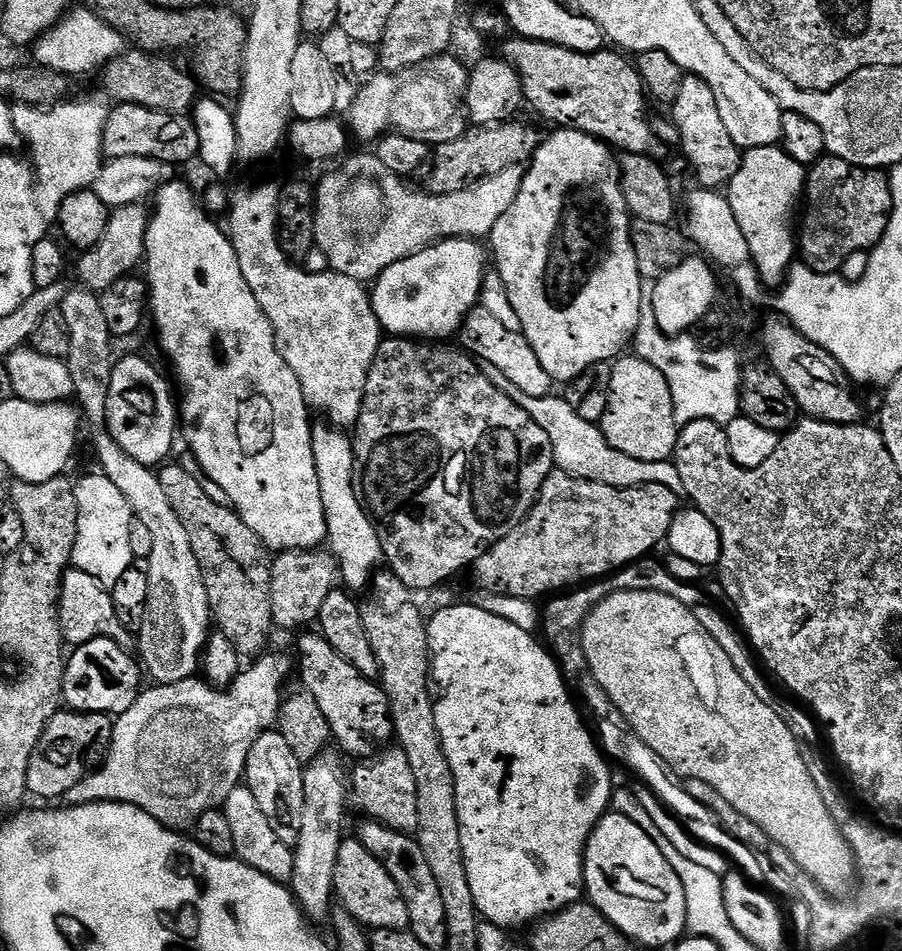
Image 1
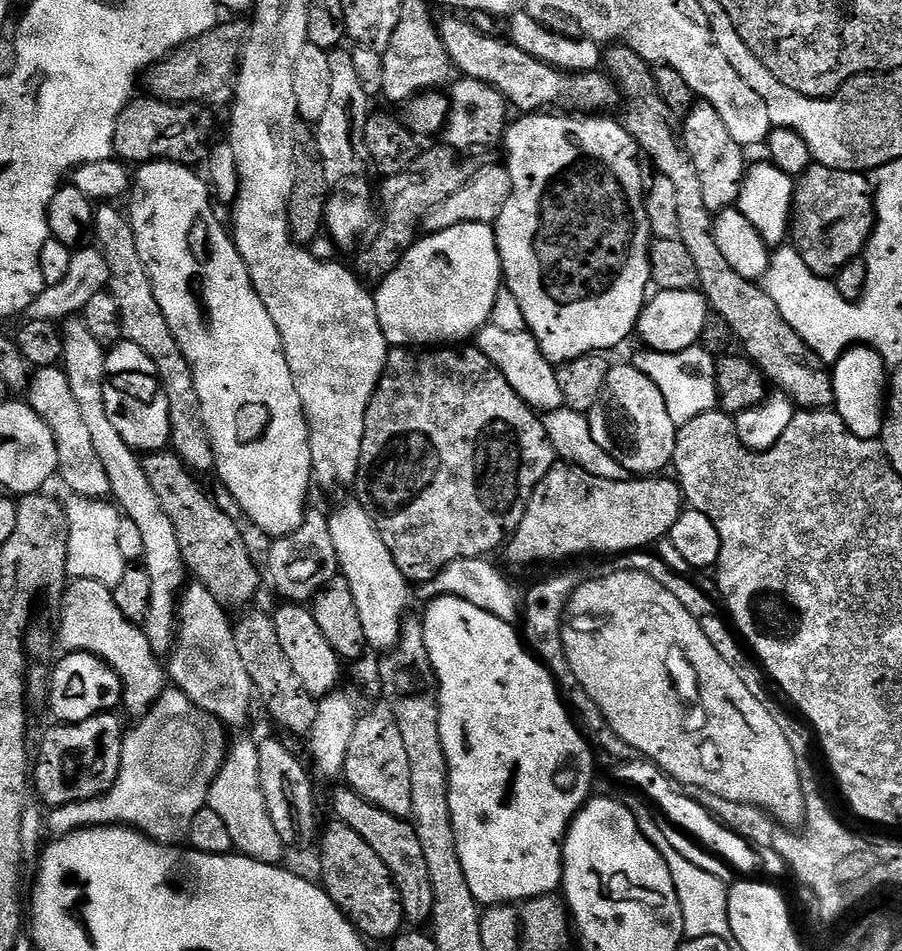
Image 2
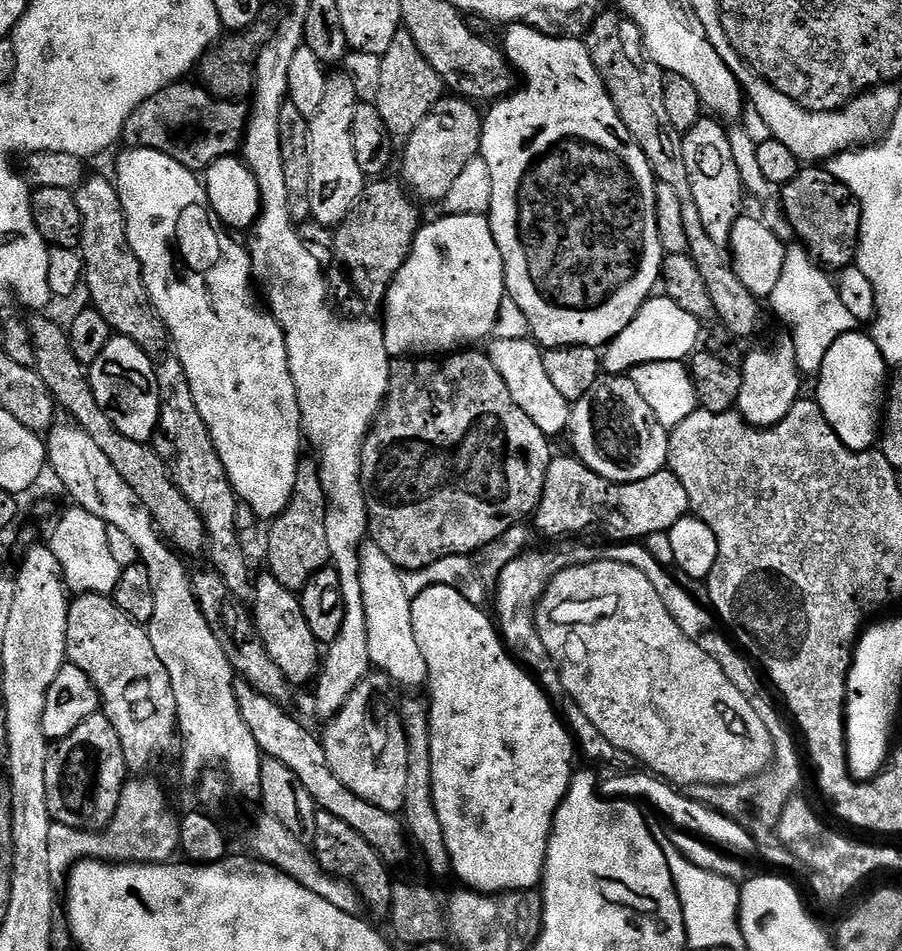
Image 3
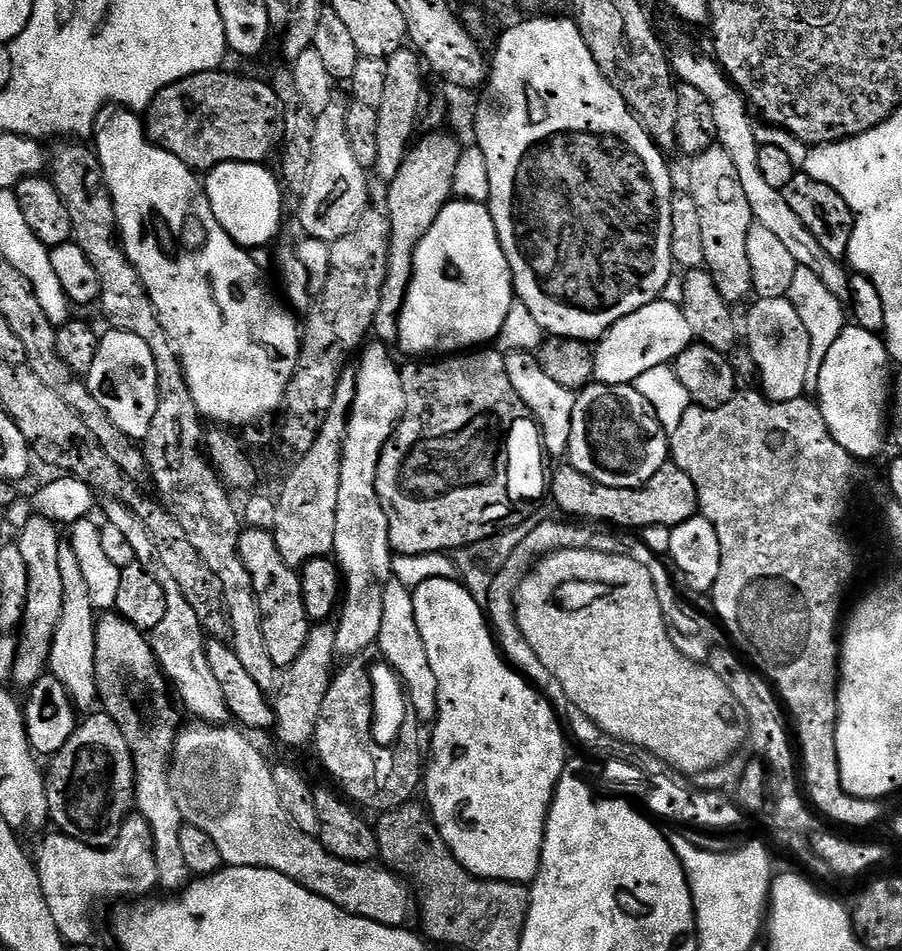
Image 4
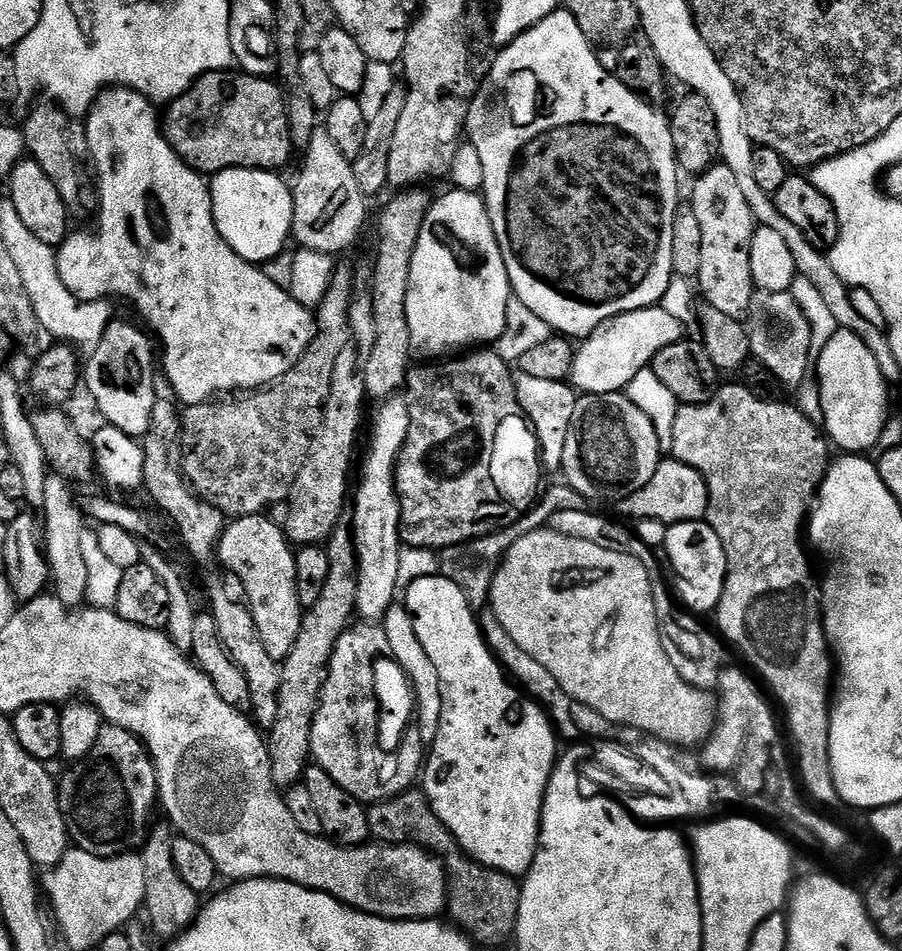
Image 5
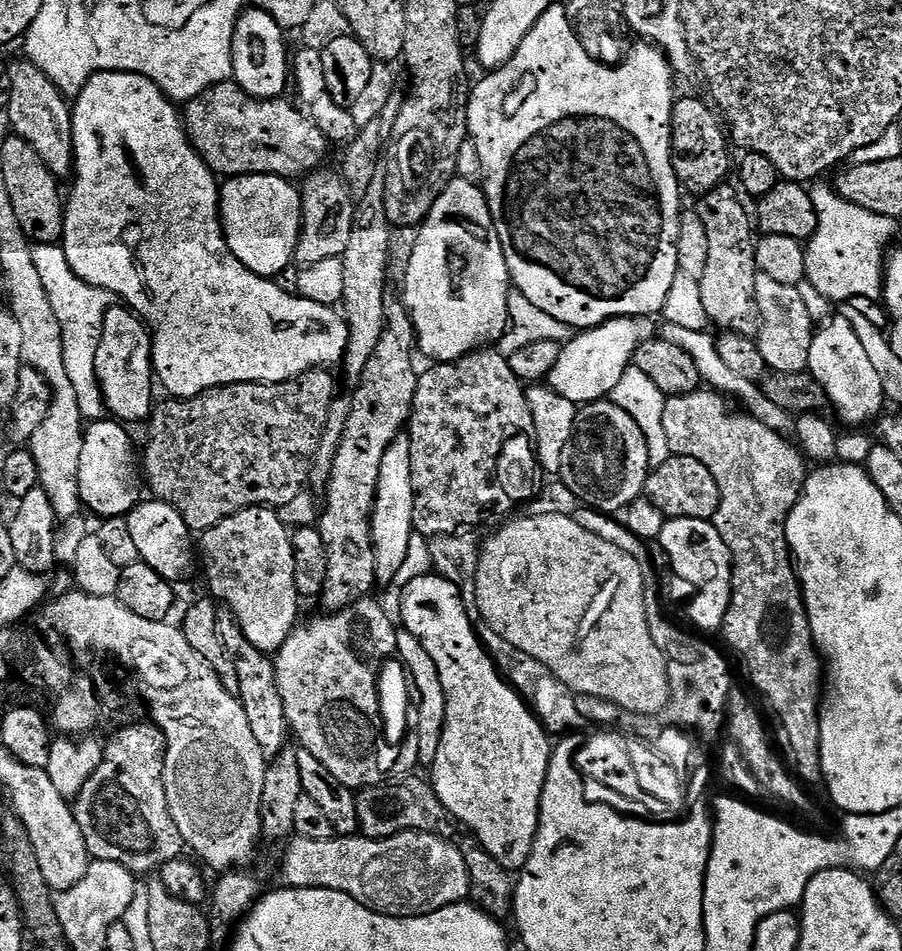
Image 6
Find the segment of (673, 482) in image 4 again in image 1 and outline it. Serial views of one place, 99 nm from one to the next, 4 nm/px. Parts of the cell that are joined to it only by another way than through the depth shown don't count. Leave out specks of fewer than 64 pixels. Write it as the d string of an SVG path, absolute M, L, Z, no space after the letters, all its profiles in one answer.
M559 470L553 471L541 486L532 511L524 517L522 523L510 534L506 534L506 538L490 546L486 554L476 559L476 580L484 587L485 593L535 602L540 600L539 596L548 598L573 586L584 586L589 582L599 581L619 568L645 559L649 554L655 553L652 551L659 544L663 545L667 541L672 517L678 511L676 500L677 493L670 491L666 486L651 484L640 488L615 488L602 486L602 482L579 480Z

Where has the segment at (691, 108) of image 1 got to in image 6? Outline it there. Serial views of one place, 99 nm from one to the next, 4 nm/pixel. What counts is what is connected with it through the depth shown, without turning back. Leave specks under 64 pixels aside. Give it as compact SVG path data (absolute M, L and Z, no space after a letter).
M728 182L719 184L714 190L707 192L705 196L699 197L697 204L700 205L695 205L694 208L694 211L702 218L702 226L706 226L706 239L710 242L710 254L706 258L706 270L699 281L700 289L702 290L702 306L706 310L709 321L711 321L713 325L717 324L717 329L719 329L720 332L733 332L734 334L742 334L743 336L755 338L760 334L760 315L758 314L758 302L756 301L756 278L758 269L756 267L756 240L754 239L754 235L752 236L752 228L754 232L754 220L750 215L749 209L747 212L747 210L744 209L743 202L740 201L741 193L737 191L735 187L732 189L730 185L731 183Z

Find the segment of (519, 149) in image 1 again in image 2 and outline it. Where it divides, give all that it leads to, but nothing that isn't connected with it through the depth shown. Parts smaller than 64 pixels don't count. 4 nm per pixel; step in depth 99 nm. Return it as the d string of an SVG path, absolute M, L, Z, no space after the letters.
M441 146L441 148L425 147L420 155L414 158L414 162L410 162L410 166L406 166L406 170L402 170L402 174L385 176L379 181L380 200L378 196L378 204L379 207L380 204L384 207L384 221L380 224L380 233L364 249L361 247L355 253L357 256L354 271L361 281L369 282L368 280L373 280L373 282L379 282L390 275L399 264L401 253L416 243L418 229L423 225L424 217L427 216L428 211L434 206L438 206L438 202L446 202L446 198L450 198L450 194L458 194L458 190L462 190L462 186L466 186L466 182L470 182L470 178L478 170L478 164L475 164L472 160L460 160L460 156L461 153L457 149L447 146Z

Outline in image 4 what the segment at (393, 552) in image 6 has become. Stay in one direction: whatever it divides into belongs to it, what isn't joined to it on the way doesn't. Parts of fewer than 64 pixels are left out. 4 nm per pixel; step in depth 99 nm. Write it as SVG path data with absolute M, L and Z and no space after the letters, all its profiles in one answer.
M372 342L359 353L356 393L352 413L348 416L348 434L344 438L344 457L340 463L338 514L332 547L342 577L342 607L335 621L336 654L340 658L362 654L379 641L384 585L393 575L394 553L386 510L382 510L376 489L376 471L384 444L404 416L404 387L400 368L387 351L391 352L383 343Z

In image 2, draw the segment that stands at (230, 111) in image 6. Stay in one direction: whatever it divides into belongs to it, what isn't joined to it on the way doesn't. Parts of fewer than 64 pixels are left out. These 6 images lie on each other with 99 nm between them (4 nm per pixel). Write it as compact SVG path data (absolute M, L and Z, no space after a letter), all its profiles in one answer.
M134 98L130 101L122 110L116 123L112 150L121 161L132 166L151 164L158 160L169 160L172 164L197 166L196 164L203 165L207 161L214 147L212 131L216 128L216 120L208 113L211 111L207 107L198 104L168 104L164 100L155 98L140 99Z

